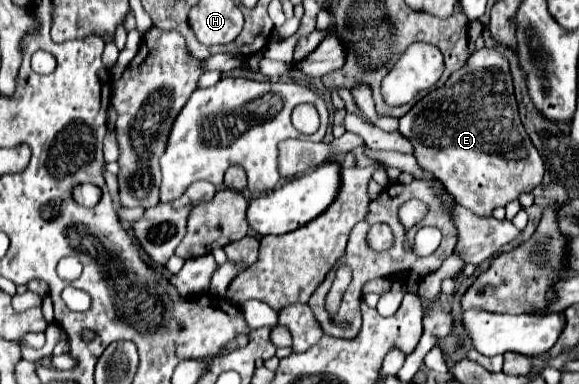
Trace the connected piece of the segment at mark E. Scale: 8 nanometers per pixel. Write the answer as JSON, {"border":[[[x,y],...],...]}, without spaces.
{"border":[[[483,47],[471,53],[467,63],[455,71],[443,87],[429,91],[399,119],[399,131],[413,143],[419,167],[433,173],[457,203],[477,217],[491,217],[495,207],[515,201],[521,191],[535,189],[545,173],[545,163],[525,133],[517,113],[509,61],[497,49]]]}

